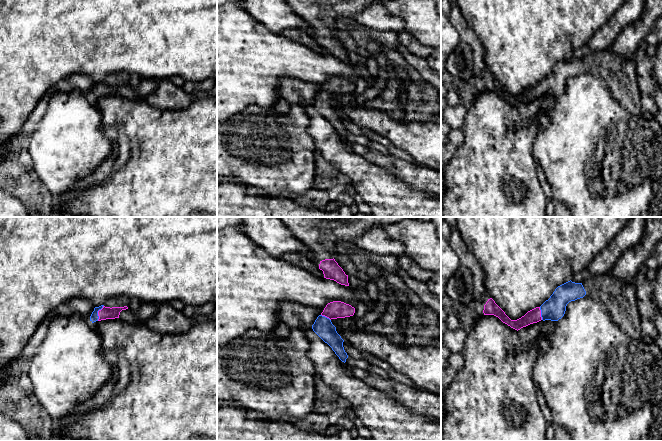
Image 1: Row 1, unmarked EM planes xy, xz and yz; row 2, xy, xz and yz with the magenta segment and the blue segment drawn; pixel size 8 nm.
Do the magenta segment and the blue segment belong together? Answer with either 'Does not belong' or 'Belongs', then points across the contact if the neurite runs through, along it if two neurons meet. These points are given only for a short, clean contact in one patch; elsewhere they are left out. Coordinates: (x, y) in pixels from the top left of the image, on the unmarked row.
Belongs. Path across: xy (105, 89), (98, 89), (94, 93)

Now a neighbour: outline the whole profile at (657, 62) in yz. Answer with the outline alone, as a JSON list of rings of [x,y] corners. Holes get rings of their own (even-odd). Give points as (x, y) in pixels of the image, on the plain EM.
[[[662,42],[658,43],[653,60],[653,76],[656,84],[662,90]]]

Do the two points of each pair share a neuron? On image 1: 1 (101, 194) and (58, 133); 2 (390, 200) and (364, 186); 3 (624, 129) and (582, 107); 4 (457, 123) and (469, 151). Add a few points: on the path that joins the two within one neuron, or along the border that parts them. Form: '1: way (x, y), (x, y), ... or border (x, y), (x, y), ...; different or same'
1: border (83, 178), (76, 181), (64, 192); different
2: way (384, 194), (376, 186), (370, 186); same
3: way (614, 129), (604, 129), (592, 117); same
4: border (467, 110), (464, 116), (464, 123), (460, 128); different

